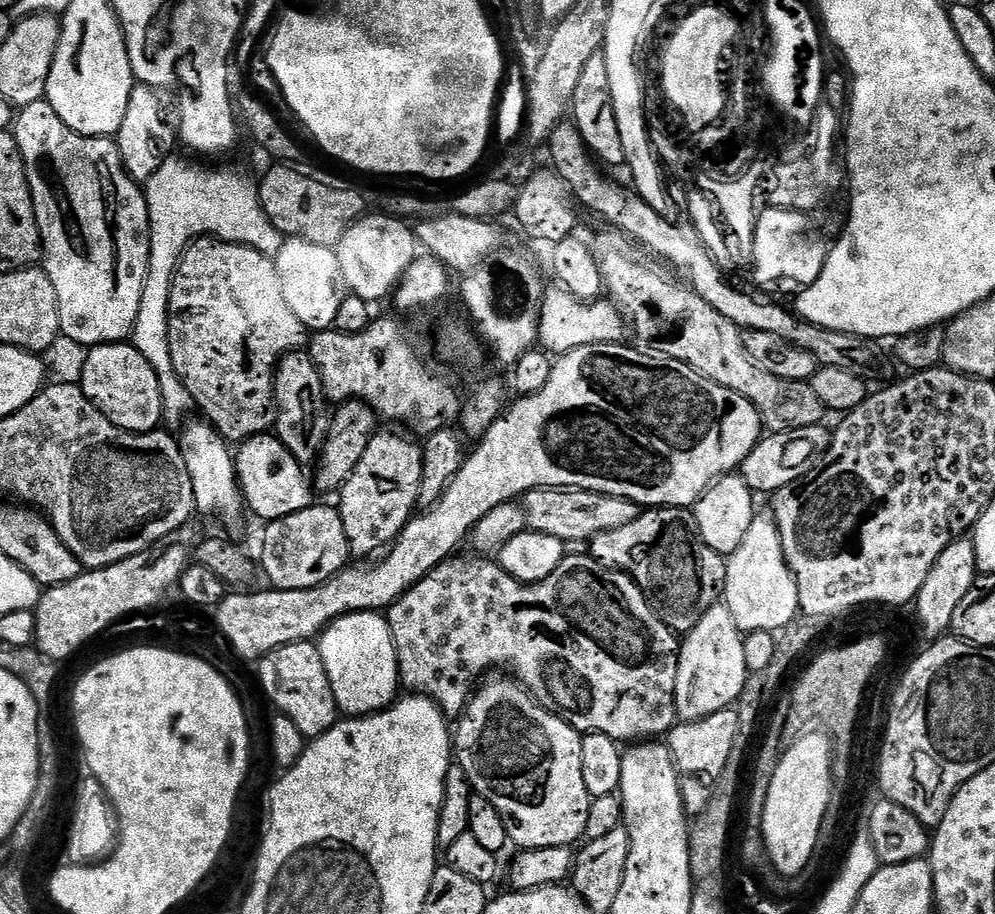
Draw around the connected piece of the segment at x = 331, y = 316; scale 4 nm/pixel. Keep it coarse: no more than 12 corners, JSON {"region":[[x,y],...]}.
{"region":[[285,239],[282,294],[309,330],[328,330],[346,289],[335,251]]}

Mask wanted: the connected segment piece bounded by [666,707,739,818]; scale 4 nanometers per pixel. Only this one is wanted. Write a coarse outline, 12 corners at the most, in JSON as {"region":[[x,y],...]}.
{"region":[[735,707],[677,723],[666,743],[689,817],[729,761]]}

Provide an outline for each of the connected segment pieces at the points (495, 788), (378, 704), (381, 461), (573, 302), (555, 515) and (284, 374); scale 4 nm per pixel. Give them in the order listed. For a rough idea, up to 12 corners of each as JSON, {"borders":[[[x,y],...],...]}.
{"borders":[[[515,679],[454,728],[454,760],[517,849],[567,848],[593,797],[584,736]],[[351,612],[318,637],[345,717],[391,708],[400,663],[387,619]],[[377,431],[340,488],[353,557],[387,549],[417,511],[424,453]],[[545,291],[538,344],[549,354],[625,339],[626,321],[601,298]],[[537,488],[522,507],[531,531],[591,541],[640,517],[617,496]],[[311,355],[276,369],[274,434],[301,466],[327,442],[330,401]]]}

